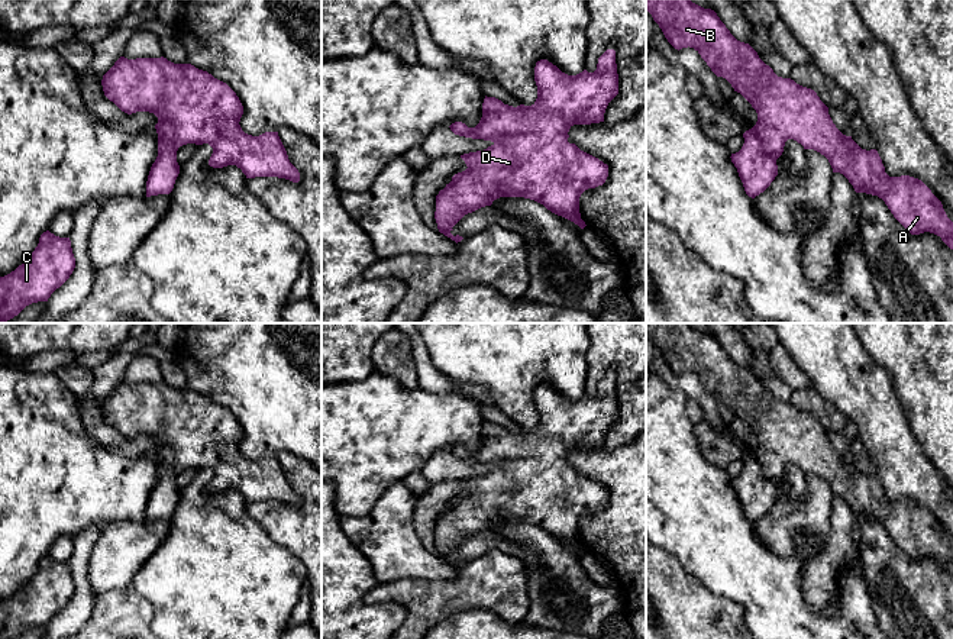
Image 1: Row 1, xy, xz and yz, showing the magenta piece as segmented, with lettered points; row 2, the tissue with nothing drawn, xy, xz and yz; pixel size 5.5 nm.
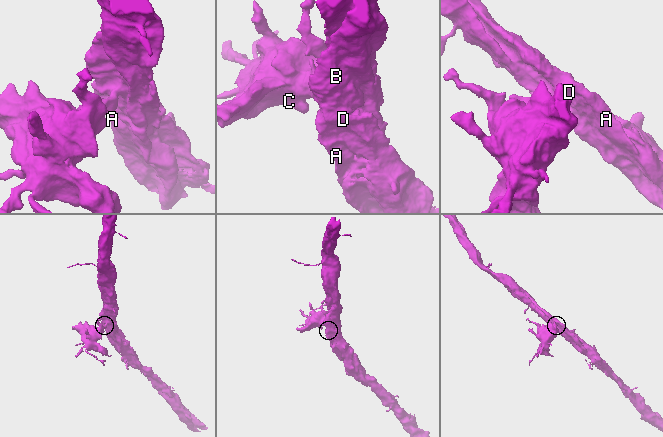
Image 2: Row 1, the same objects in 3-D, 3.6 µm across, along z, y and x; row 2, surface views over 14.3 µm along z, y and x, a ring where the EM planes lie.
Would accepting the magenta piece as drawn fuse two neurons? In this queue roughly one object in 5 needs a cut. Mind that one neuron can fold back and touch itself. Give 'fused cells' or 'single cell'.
single cell

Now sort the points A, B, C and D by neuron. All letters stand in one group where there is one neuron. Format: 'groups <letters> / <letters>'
groups A B C D

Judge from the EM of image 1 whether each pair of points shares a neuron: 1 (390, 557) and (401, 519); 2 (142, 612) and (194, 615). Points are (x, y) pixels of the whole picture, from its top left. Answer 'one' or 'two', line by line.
1: one
2: two

